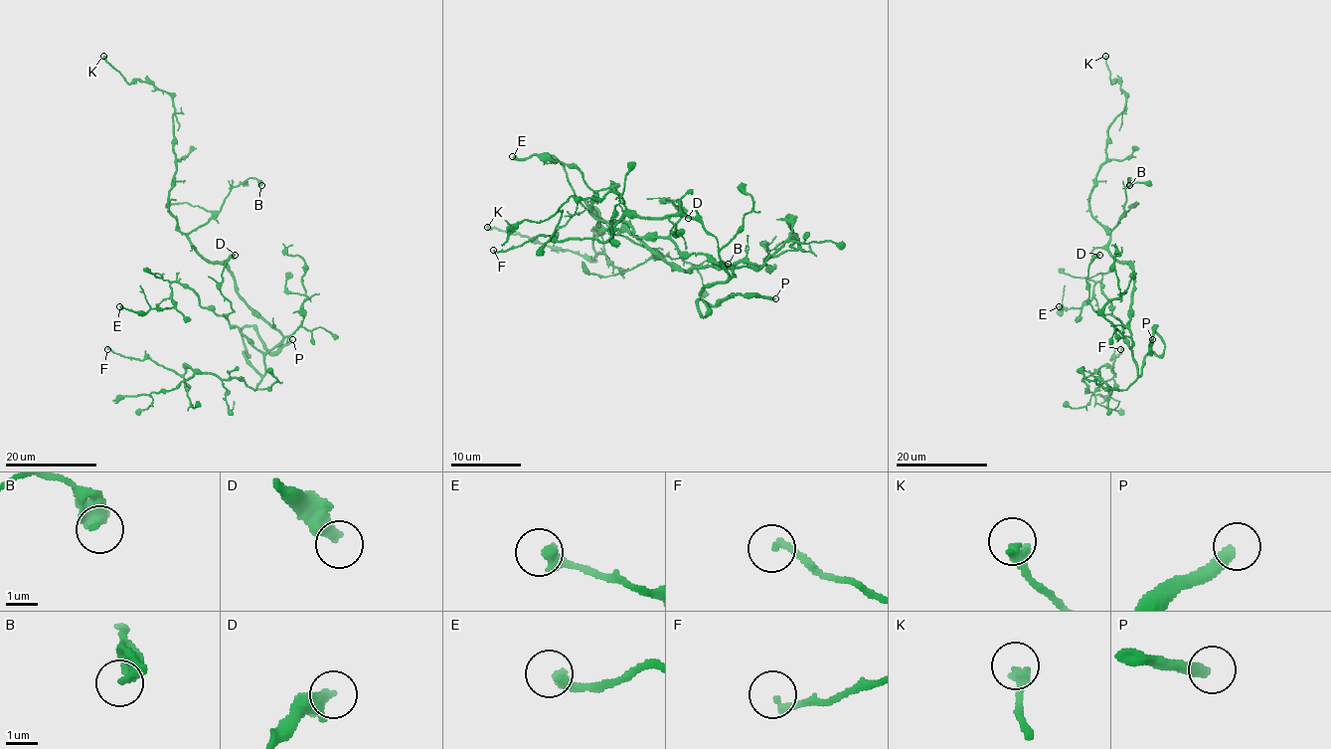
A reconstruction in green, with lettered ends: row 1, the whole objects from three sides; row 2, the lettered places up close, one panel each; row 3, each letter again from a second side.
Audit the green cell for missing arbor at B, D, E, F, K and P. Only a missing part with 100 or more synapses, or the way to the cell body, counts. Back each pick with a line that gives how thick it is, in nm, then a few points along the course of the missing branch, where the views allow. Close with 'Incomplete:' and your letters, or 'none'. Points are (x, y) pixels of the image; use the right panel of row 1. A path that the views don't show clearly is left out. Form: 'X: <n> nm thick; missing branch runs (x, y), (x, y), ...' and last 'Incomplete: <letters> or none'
P: 380 nm thick; missing branch runs (1152, 339), (1146, 345), (1153, 327), (1154, 308), (1174, 295), (1205, 293), (1211, 297), (1208, 306)
Incomplete: P

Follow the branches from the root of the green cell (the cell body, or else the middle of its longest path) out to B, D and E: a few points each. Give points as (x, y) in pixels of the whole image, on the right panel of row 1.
B: (1134, 285), (1134, 271), (1108, 250), (1109, 234), (1123, 212), (1128, 177), (1129, 185)
D: (1134, 285), (1128, 321), (1131, 352), (1120, 321), (1095, 312), (1087, 300), (1087, 268), (1099, 255)
E: (1134, 285), (1128, 321), (1131, 352), (1100, 282), (1082, 306), (1062, 312), (1059, 306)

